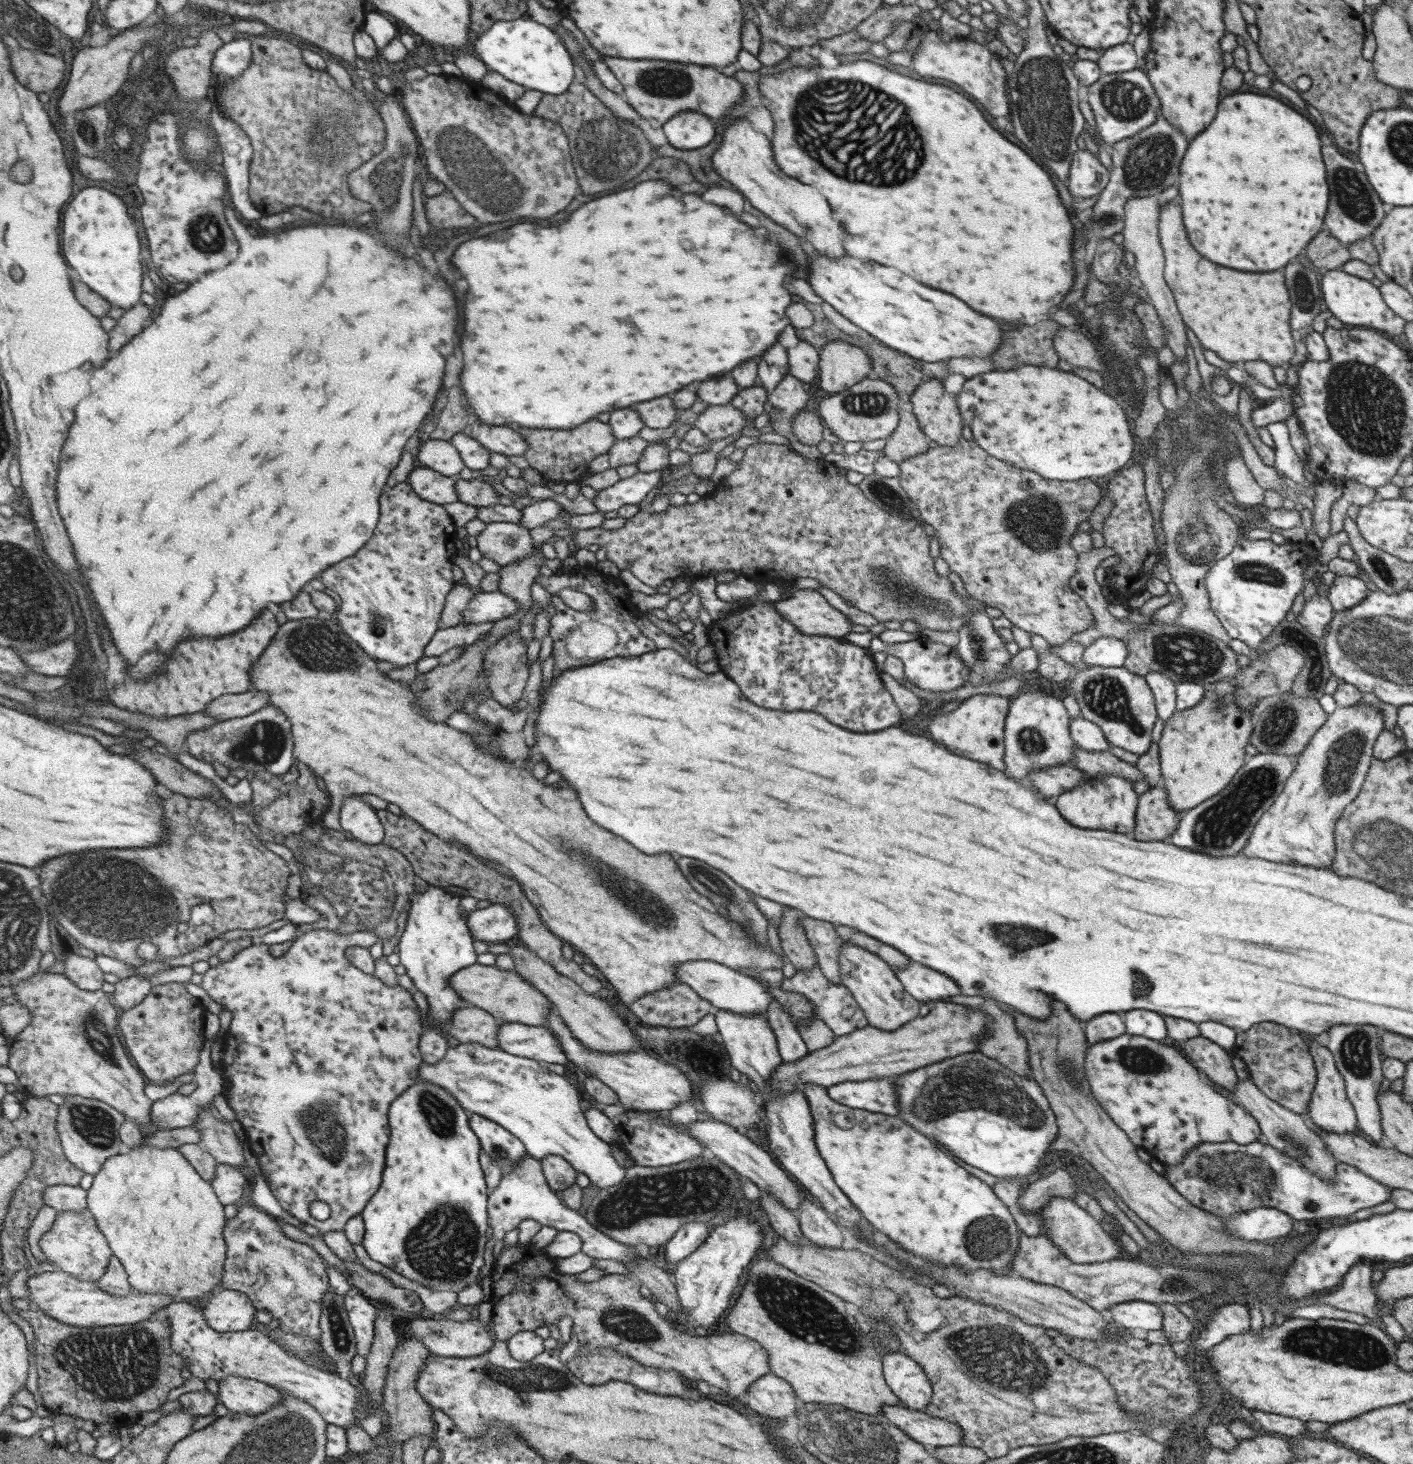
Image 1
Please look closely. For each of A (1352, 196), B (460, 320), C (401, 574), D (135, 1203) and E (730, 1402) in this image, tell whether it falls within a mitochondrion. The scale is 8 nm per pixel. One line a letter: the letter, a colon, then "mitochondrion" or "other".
A: mitochondrion
B: other
C: other
D: mitochondrion
E: other

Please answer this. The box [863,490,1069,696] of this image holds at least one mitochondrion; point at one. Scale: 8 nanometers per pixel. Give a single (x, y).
(902, 592)

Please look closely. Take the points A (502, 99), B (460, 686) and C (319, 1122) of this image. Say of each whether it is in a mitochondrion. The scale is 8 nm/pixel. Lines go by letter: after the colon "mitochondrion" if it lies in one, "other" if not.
A: other
B: mitochondrion
C: mitochondrion

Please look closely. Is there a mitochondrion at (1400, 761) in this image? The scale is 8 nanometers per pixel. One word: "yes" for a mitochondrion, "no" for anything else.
no

